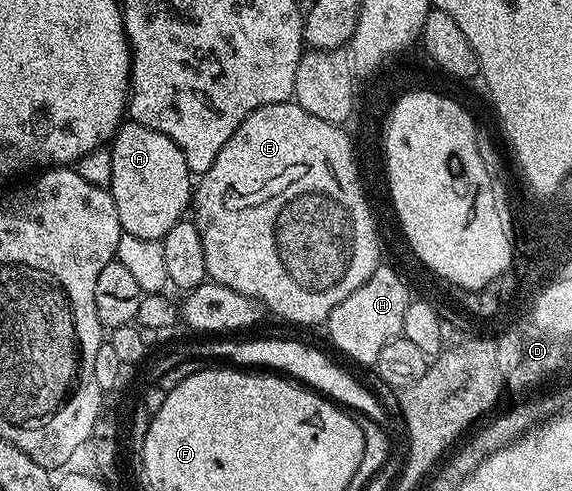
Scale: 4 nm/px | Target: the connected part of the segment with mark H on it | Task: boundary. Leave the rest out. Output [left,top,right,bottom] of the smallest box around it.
[325,265,413,365]

